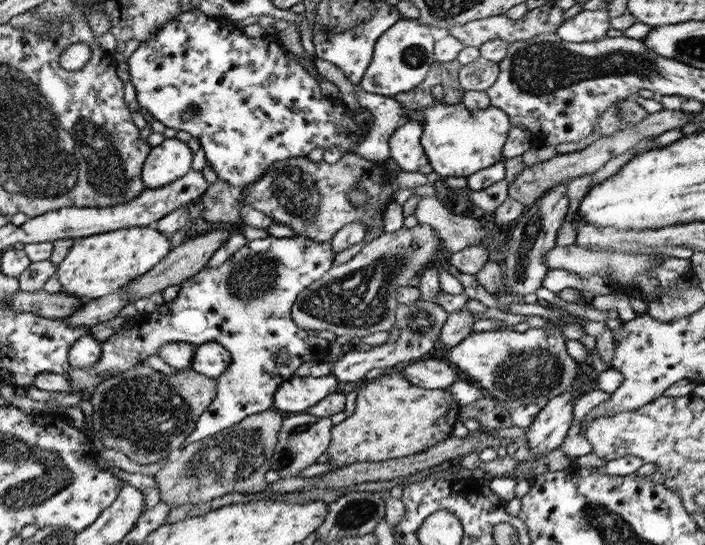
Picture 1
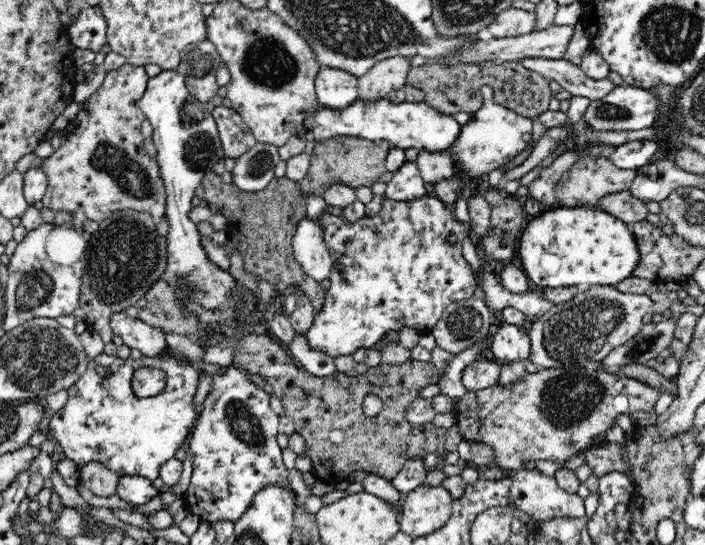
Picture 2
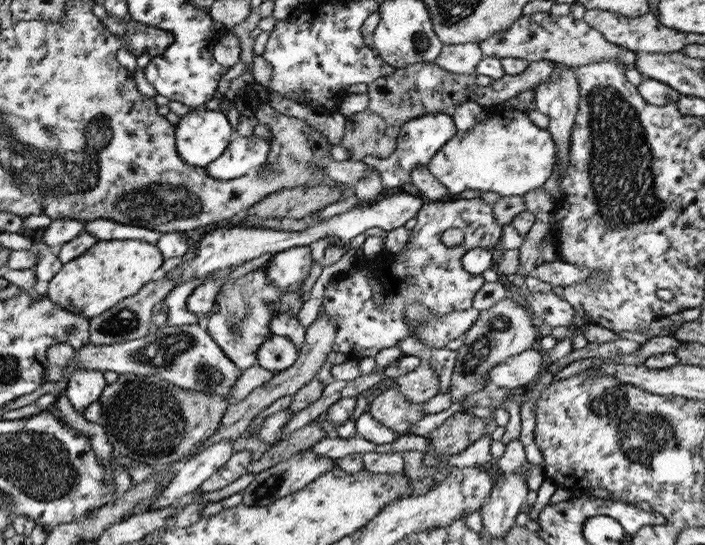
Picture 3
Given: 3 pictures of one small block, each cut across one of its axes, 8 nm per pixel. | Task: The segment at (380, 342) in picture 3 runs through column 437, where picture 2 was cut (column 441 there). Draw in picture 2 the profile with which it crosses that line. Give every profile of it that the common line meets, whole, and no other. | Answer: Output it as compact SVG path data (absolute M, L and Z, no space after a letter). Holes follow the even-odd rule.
M432 193L426 194L417 198L413 201L397 201L388 199L381 204L380 211L374 217L364 216L357 223L346 223L343 221L342 216L333 216L326 212L322 214L322 229L324 229L324 240L326 241L326 246L330 251L330 256L333 258L333 267L331 273L329 274L329 279L331 280L330 285L325 290L323 303L316 312L313 318L313 323L311 327L305 332L306 343L310 346L312 351L318 351L325 353L328 357L338 358L340 356L351 356L360 348L372 348L381 338L384 338L383 334L388 334L388 332L399 332L401 326L406 326L414 328L420 334L425 332L430 332L431 328L436 324L437 320L440 320L442 313L452 304L452 302L470 300L474 298L474 292L478 287L478 282L476 282L476 277L466 258L462 255L462 242L464 239L471 235L468 229L468 225L460 221L455 213L453 212L453 207L442 202L438 197L434 196ZM448 232L453 232L457 235L457 241L453 245L449 245L444 241L444 237Z

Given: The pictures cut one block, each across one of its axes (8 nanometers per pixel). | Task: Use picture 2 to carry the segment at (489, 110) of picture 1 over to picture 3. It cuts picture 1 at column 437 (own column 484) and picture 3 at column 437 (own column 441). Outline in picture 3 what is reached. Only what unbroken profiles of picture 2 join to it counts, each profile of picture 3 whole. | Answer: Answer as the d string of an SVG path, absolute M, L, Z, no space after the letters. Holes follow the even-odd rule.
M491 110L485 122L477 122L469 132L455 132L429 159L431 176L445 186L451 197L465 190L495 192L499 196L523 196L542 186L555 162L556 145L547 129L541 129L521 110Z

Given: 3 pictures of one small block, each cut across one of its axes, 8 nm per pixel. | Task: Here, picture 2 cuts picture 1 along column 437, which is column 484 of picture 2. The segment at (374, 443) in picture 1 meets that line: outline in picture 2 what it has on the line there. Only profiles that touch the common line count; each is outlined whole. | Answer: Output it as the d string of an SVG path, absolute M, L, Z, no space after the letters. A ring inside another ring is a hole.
M543 369L537 374L527 374L519 384L510 387L498 385L480 391L468 391L457 400L454 408L456 424L460 427L462 438L471 442L484 442L494 449L495 460L503 470L521 469L524 460L538 458L564 463L580 450L592 447L591 440L614 426L618 414L629 414L635 410L649 412L661 396L656 388L633 377L621 375L616 371L597 371L573 369Z

